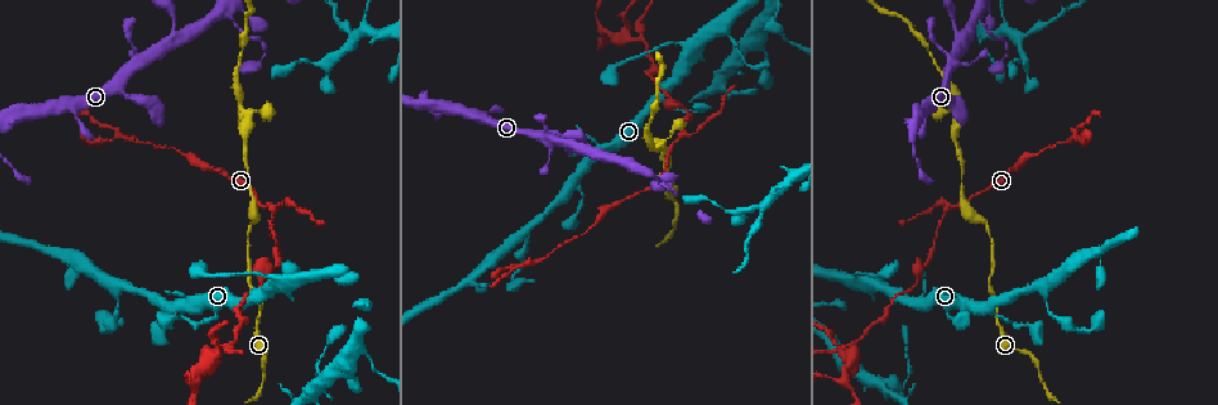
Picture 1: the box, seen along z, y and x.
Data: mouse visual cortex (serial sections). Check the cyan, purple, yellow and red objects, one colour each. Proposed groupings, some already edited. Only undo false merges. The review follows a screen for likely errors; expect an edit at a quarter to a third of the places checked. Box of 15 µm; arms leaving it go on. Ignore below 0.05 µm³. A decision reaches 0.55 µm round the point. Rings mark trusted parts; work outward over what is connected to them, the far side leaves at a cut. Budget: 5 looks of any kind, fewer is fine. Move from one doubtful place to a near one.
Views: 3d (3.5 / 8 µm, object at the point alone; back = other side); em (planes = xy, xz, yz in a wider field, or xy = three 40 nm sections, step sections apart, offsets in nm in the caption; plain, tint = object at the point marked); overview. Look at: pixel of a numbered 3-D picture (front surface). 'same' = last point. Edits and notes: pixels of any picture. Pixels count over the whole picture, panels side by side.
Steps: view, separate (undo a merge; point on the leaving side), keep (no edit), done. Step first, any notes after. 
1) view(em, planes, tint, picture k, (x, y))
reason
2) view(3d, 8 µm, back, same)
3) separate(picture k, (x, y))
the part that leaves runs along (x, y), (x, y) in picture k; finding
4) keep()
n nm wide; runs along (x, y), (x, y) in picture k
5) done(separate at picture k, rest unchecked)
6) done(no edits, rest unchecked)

view(3d, 3.5 µm, picture 1, (683, 137))
three arms meet

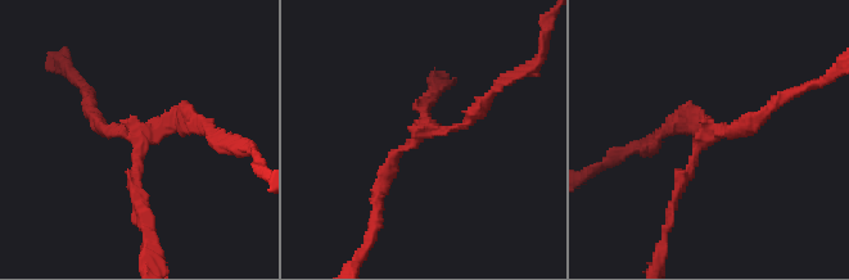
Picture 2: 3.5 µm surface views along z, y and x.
view(em, xy, step 2, tint, picture 2, (705, 134))
3 arms; arms of 150, 200, 200 nm; need the tissue

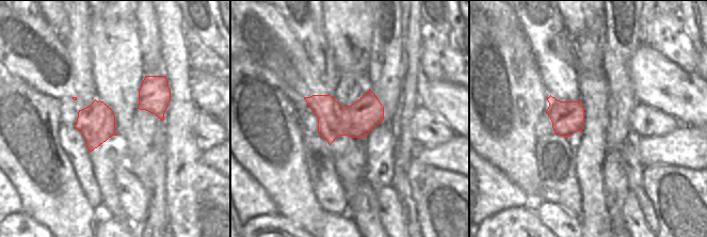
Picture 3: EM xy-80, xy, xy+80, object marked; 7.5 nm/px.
separate(picture 2, (135, 184))
two cells meet here

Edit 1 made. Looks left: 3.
view(overview)
redraw

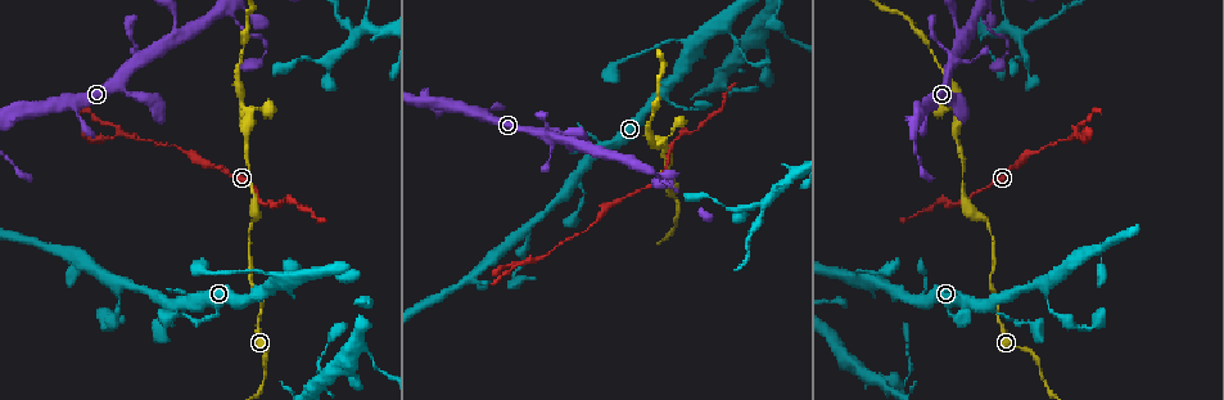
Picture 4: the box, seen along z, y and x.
view(em, xy, step 3, tint, picture 4, (659, 144))
three-way junction

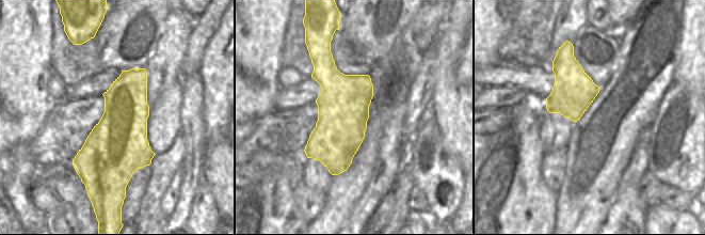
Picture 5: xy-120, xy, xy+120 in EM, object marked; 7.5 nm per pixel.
view(3d, 3.5 µm, same)
see where the arms go

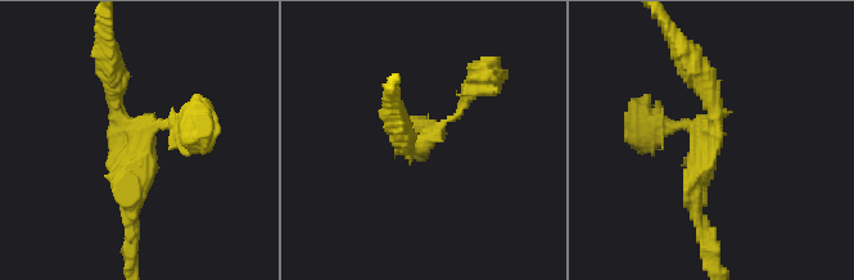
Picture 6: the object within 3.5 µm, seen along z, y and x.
keep()
runs along (131, 222), (139, 140), (111, 68) in picture 6; continuous, no second cell

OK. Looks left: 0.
done(separate at picture 2, rest unchecked)

